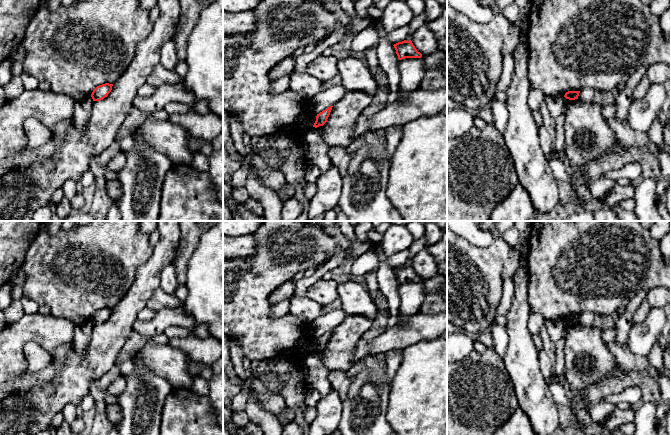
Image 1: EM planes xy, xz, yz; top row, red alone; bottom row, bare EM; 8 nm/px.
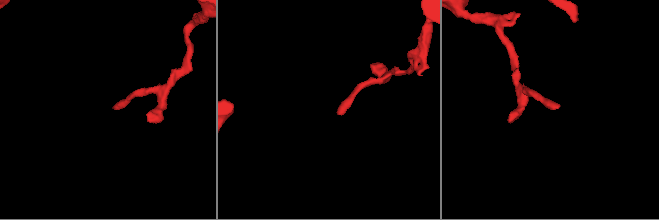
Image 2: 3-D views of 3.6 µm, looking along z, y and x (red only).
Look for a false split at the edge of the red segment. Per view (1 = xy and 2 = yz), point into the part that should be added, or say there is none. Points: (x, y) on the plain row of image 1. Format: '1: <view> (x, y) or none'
1: none
2: none

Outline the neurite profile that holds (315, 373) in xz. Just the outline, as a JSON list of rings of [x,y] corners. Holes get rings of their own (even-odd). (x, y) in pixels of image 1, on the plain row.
[[[311,351],[305,358],[303,373],[308,389],[317,391],[321,398],[333,391],[333,388],[329,385],[329,371],[324,366],[324,363],[317,352]]]

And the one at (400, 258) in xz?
[[[409,250],[398,252],[390,257],[386,257],[385,263],[388,267],[394,269],[398,266],[402,266],[406,263],[409,257]]]

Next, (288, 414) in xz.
[[[286,408],[283,413],[278,417],[280,423],[284,426],[285,424],[294,420],[295,411],[293,408]]]

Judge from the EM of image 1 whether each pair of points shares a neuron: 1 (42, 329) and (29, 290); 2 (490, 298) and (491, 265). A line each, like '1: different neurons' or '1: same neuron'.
1: different neurons
2: same neuron

